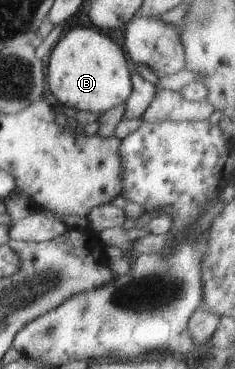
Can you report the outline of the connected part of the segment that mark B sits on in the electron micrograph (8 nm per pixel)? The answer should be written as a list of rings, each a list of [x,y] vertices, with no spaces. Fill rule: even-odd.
[[[71,27],[63,38],[59,38],[46,58],[50,93],[65,107],[102,116],[113,106],[127,102],[133,92],[126,55],[124,48],[105,36],[104,32],[87,27]]]

